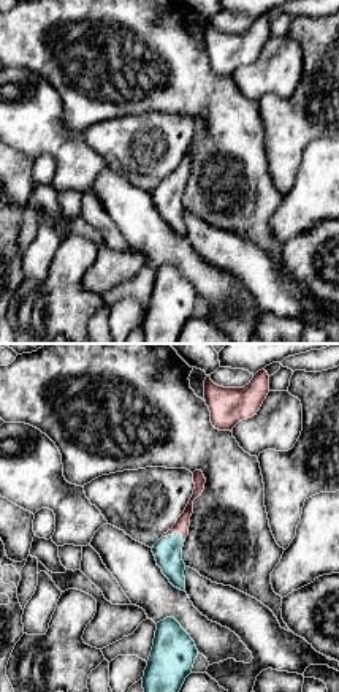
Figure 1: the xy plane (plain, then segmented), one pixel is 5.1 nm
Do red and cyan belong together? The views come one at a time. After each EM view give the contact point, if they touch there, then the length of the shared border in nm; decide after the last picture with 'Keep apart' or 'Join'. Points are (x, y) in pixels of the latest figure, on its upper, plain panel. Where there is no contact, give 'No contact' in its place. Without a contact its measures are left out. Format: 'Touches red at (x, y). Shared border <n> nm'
Touches red at (175, 176). Shared border 110 nm

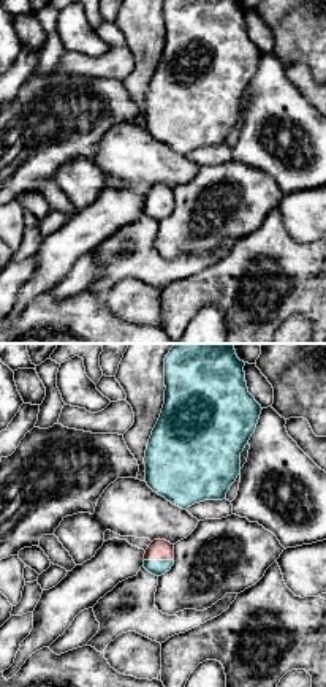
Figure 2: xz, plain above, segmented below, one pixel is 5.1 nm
Touches red at (159, 204). Shared border 150 nm

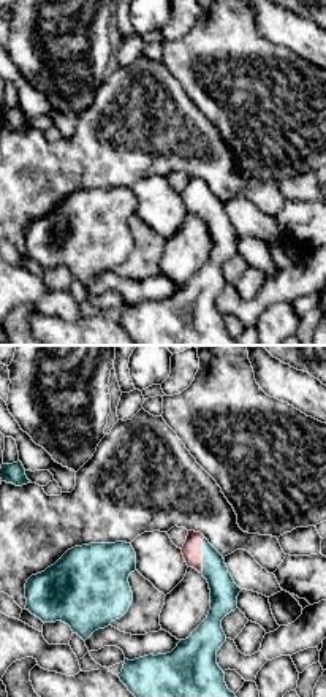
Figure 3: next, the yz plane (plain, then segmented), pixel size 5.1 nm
Touches red at (201, 200). Shared border 190 nm

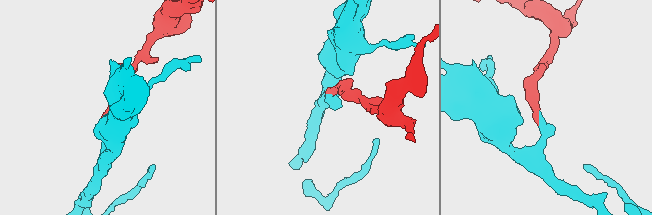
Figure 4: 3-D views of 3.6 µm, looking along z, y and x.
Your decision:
Join

